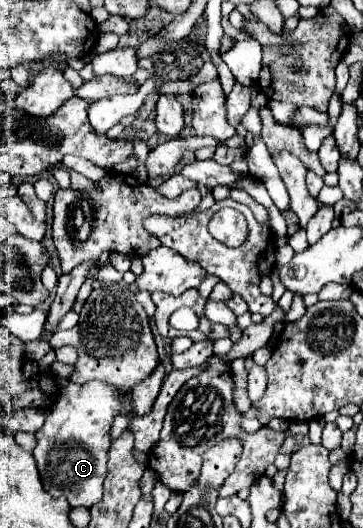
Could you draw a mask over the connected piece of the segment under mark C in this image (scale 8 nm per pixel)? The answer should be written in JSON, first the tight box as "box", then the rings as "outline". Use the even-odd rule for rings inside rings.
{"box":[32,382,120,508],"outline":[[[88,382],[86,386],[68,384],[60,392],[44,426],[36,432],[38,444],[32,452],[36,458],[42,484],[50,496],[54,498],[64,496],[70,502],[70,506],[88,506],[88,508],[102,498],[102,482],[106,476],[106,460],[110,448],[110,426],[112,418],[118,412],[120,412],[120,394],[118,390],[114,390],[114,386],[106,386],[106,382]]]}

